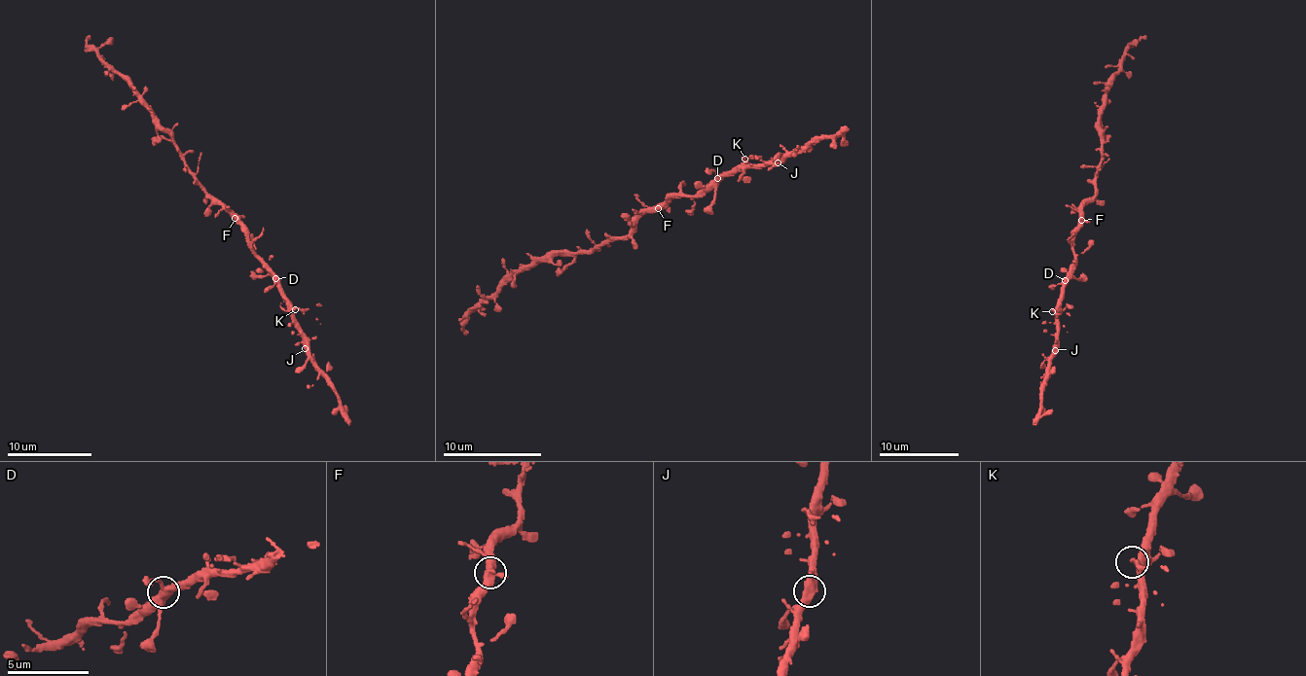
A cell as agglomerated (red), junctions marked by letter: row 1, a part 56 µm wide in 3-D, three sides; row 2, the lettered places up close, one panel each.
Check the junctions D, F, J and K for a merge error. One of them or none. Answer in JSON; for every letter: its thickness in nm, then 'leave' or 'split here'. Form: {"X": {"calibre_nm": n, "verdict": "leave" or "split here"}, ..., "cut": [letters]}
{"D": {"calibre_nm": 380, "verdict": "leave"}, "F": {"calibre_nm": 400, "verdict": "leave"}, "J": {"calibre_nm": 360, "verdict": "leave"}, "K": {"calibre_nm": 260, "verdict": "leave"}, "cut": []}

